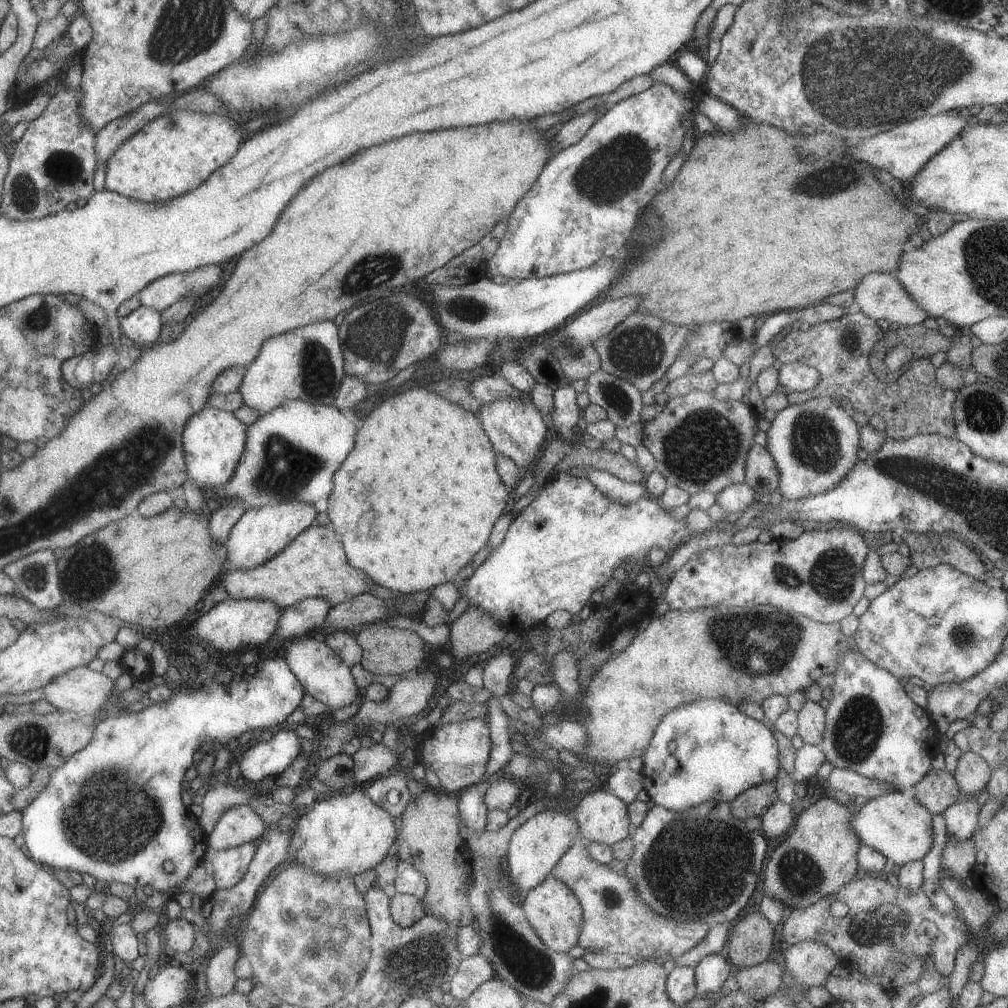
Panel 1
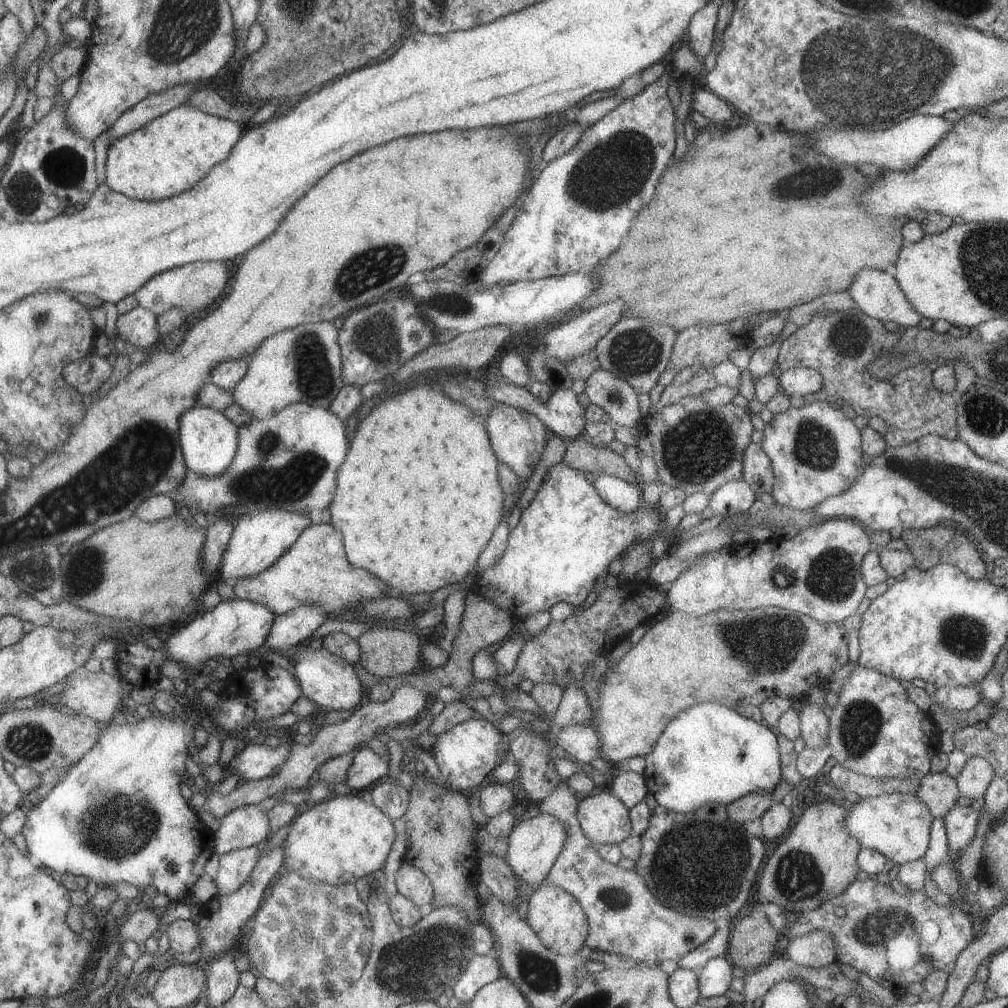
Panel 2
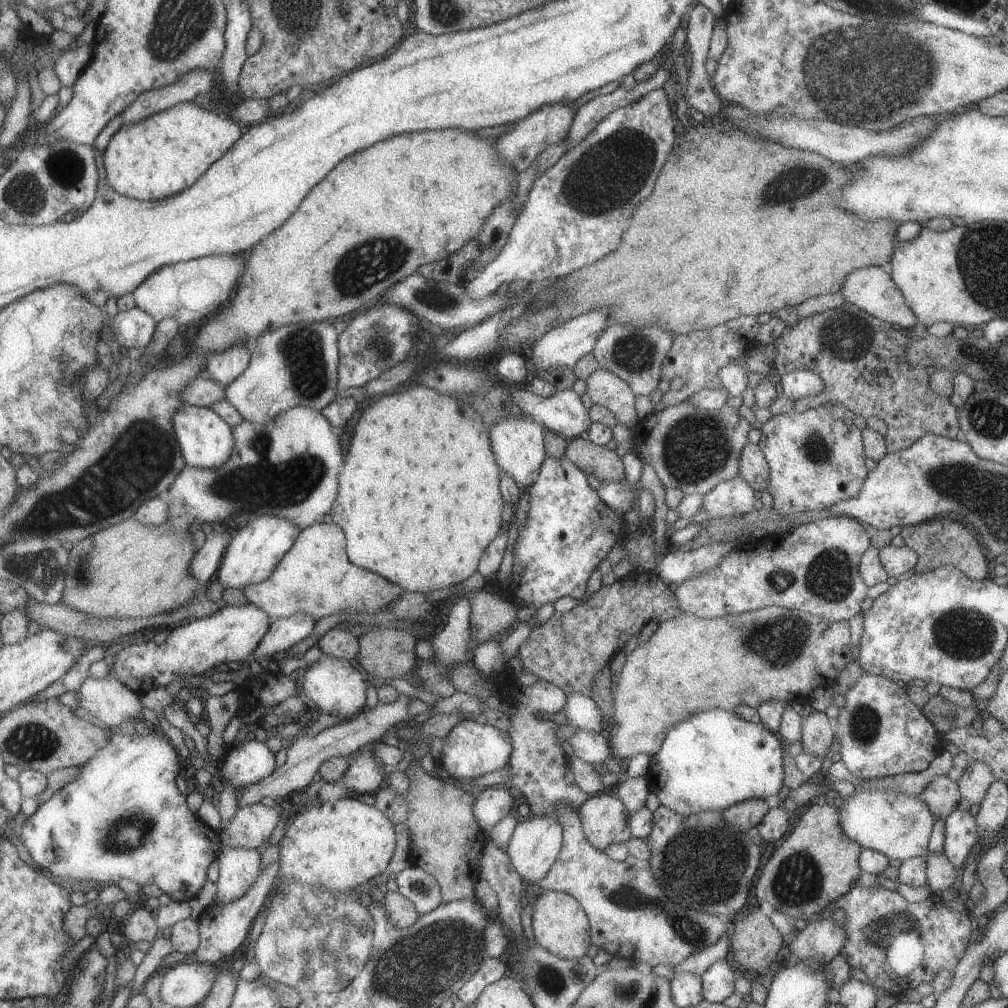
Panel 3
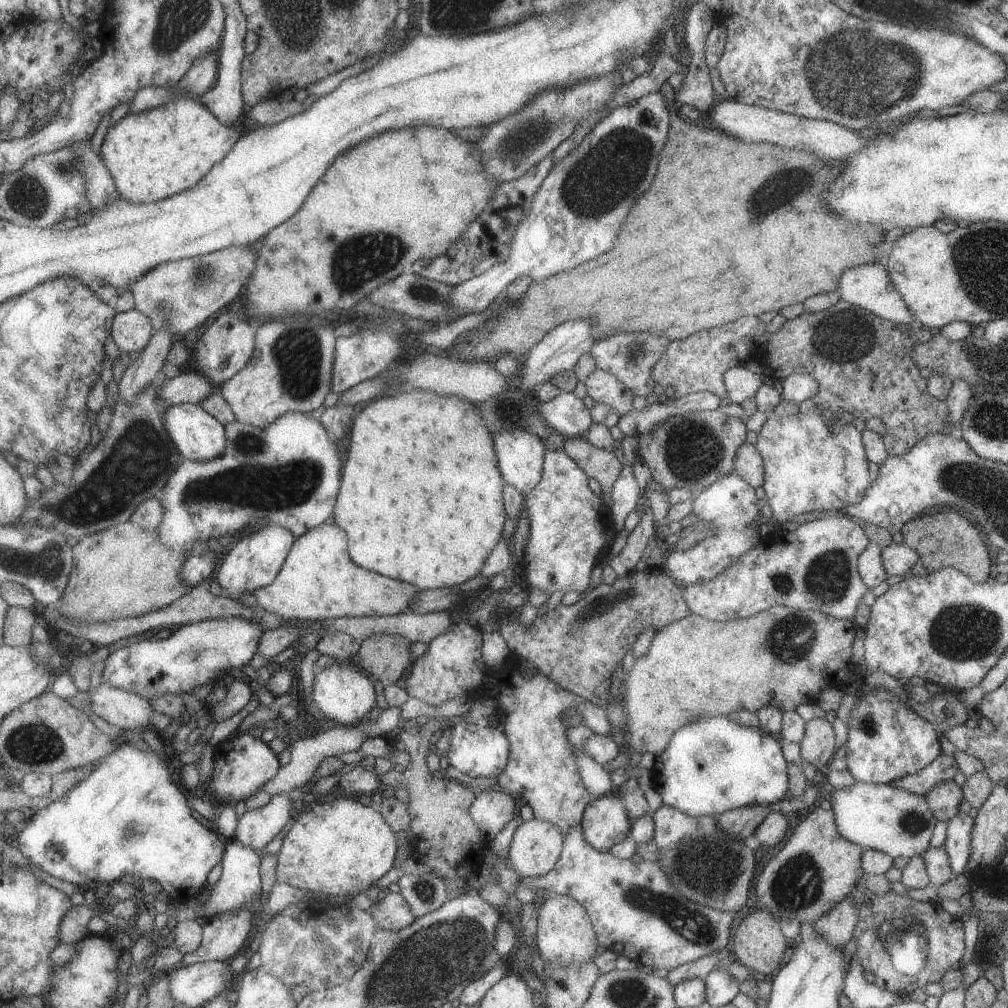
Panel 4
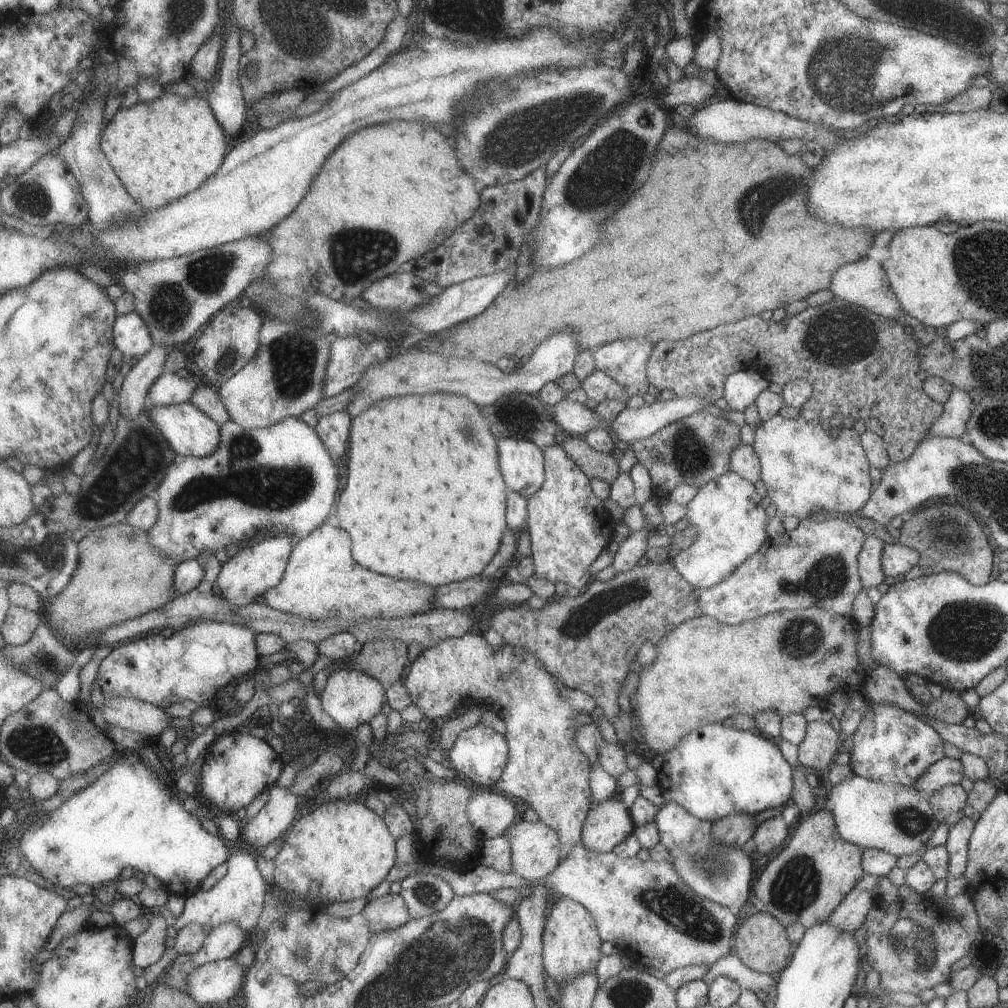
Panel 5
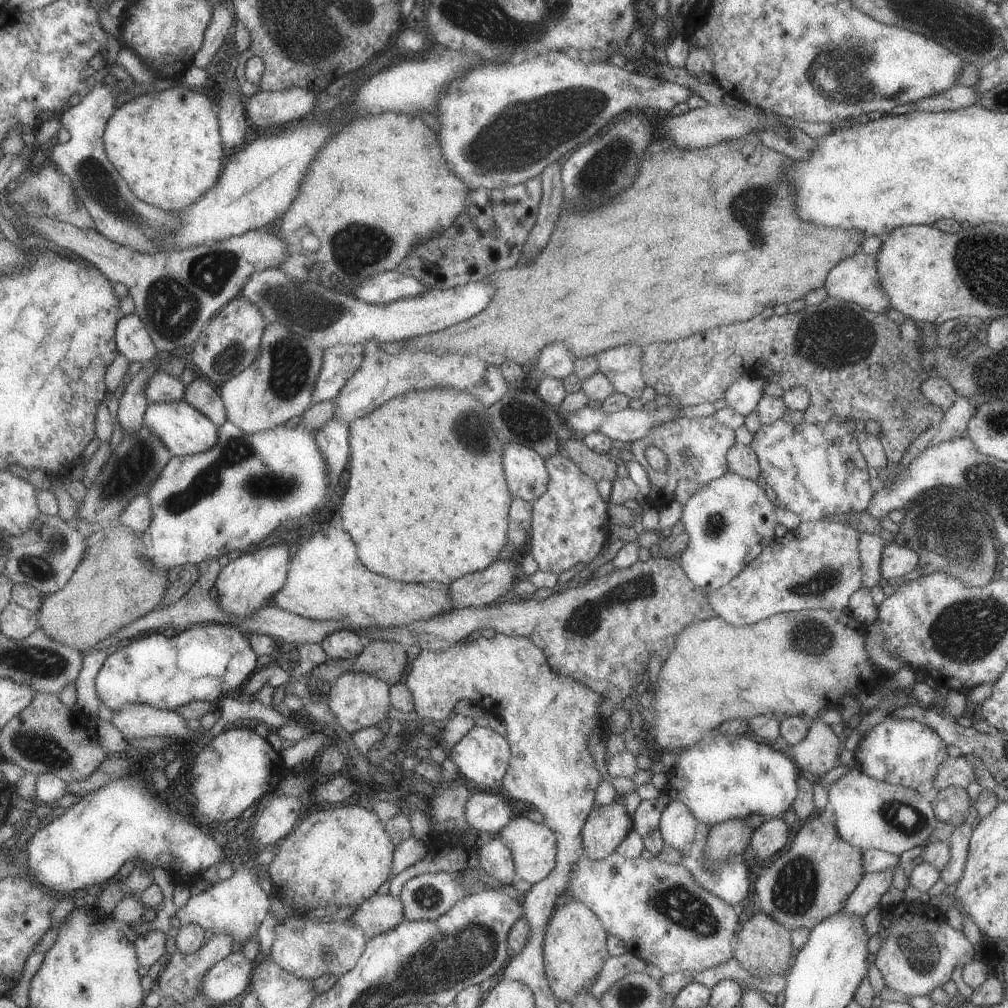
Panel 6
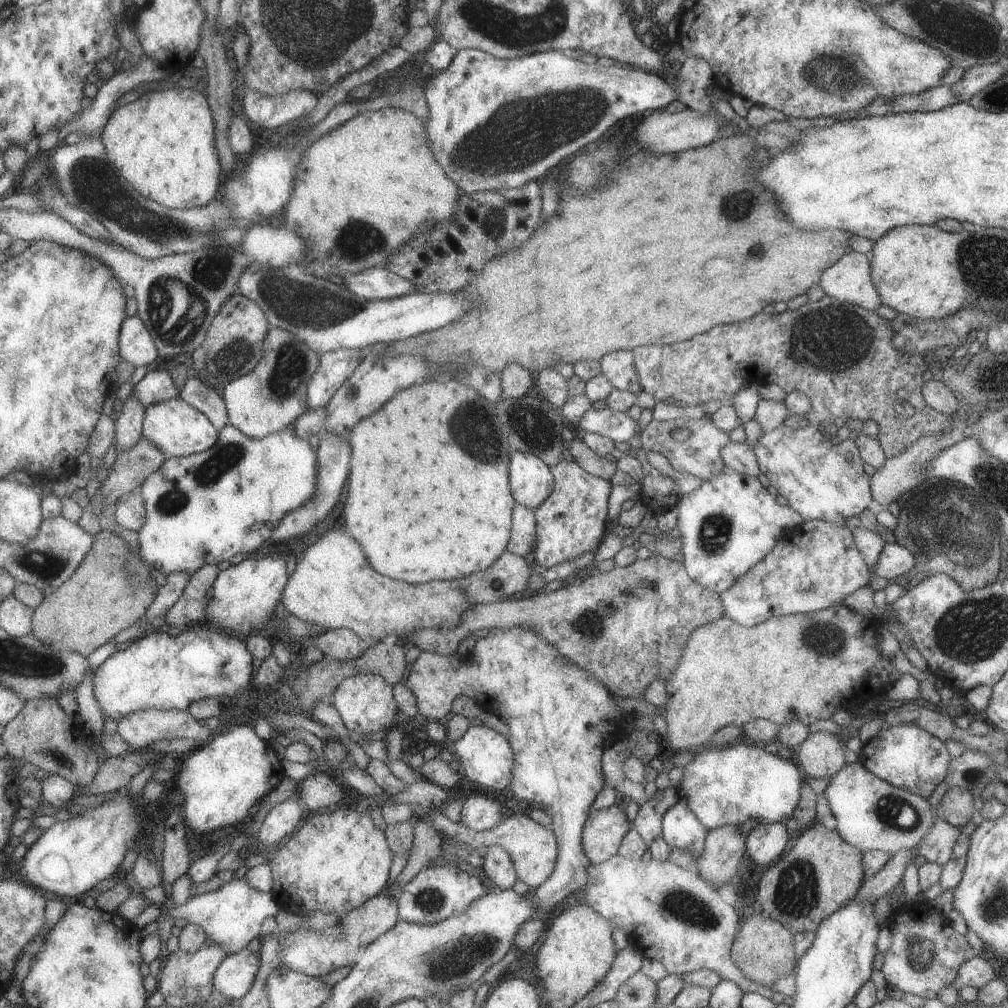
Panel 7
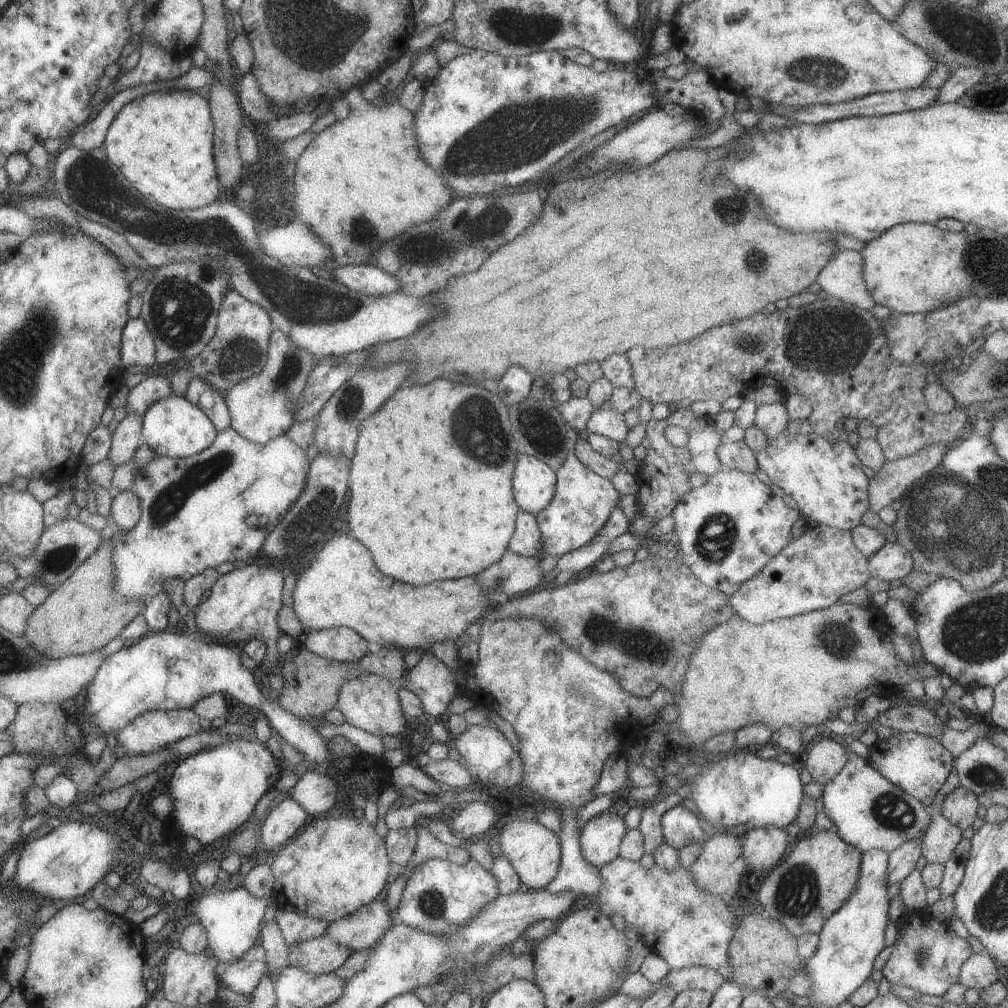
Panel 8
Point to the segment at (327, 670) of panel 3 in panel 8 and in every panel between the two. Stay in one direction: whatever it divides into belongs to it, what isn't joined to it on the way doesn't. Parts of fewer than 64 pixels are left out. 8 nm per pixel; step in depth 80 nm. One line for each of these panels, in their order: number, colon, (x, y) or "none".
4: (341, 692)
5: (350, 697)
6: (357, 700)
7: (364, 702)
8: (369, 702)

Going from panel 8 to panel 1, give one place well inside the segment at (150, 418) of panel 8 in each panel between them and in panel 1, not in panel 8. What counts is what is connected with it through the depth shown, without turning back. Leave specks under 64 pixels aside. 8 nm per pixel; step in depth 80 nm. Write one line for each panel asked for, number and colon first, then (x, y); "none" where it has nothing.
1: (213, 440)
2: (208, 440)
3: (205, 441)
4: (198, 437)
5: (190, 433)
6: (184, 430)
7: (178, 430)

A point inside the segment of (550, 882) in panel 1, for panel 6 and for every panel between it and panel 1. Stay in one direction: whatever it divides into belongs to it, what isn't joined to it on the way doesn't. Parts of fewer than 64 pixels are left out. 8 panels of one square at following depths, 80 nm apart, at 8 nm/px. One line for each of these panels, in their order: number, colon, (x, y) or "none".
2: (555, 917)
3: (559, 924)
4: (564, 935)
5: (570, 943)
6: (574, 949)

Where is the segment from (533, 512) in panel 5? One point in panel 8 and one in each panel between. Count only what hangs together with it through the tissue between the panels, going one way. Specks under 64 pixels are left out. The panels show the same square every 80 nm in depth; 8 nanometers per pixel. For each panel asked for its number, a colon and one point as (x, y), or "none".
6: (569, 524)
7: (572, 520)
8: (582, 502)

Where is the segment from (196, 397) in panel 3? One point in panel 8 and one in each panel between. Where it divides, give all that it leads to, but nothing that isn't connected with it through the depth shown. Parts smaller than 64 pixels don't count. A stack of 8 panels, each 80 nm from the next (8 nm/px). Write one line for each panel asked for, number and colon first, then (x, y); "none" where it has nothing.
4: (189, 387)
5: (167, 389)
6: (161, 387)
7: (155, 387)
8: (148, 390)

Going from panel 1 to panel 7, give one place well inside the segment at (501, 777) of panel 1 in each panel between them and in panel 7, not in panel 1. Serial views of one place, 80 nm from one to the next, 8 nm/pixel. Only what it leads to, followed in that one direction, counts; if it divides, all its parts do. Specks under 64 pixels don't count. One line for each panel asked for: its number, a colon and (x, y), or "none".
2: (494, 797)
3: (490, 805)
4: (492, 808)
5: (491, 813)
6: (486, 812)
7: (478, 813)

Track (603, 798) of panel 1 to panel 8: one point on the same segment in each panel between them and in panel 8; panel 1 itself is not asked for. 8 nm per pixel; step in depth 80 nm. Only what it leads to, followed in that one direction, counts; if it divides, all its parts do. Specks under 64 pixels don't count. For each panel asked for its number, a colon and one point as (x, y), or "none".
2: (602, 818)
3: (603, 818)
4: (604, 822)
5: (607, 823)
6: (606, 826)
7: (604, 829)
8: (600, 838)

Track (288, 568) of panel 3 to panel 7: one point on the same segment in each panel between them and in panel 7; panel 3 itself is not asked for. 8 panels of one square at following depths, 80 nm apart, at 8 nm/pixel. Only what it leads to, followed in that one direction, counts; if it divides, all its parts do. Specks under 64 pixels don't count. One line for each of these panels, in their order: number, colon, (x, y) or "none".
4: (317, 581)
5: (321, 580)
6: (325, 581)
7: (333, 587)

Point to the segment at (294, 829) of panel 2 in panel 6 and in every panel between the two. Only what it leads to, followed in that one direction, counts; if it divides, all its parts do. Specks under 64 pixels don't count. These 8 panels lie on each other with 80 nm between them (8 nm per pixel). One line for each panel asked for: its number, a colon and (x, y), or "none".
3: (342, 845)
4: (341, 847)
5: (341, 851)
6: (338, 857)

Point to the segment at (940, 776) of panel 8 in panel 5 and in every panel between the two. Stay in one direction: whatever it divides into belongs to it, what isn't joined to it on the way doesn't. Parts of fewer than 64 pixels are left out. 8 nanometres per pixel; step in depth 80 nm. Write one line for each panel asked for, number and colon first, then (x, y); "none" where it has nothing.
5: (890, 745)
6: (902, 752)
7: (905, 756)

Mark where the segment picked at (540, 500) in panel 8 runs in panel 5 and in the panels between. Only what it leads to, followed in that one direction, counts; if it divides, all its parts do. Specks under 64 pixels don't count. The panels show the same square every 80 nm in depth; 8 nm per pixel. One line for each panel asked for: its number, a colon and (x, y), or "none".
5: (521, 463)
6: (525, 475)
7: (530, 481)

